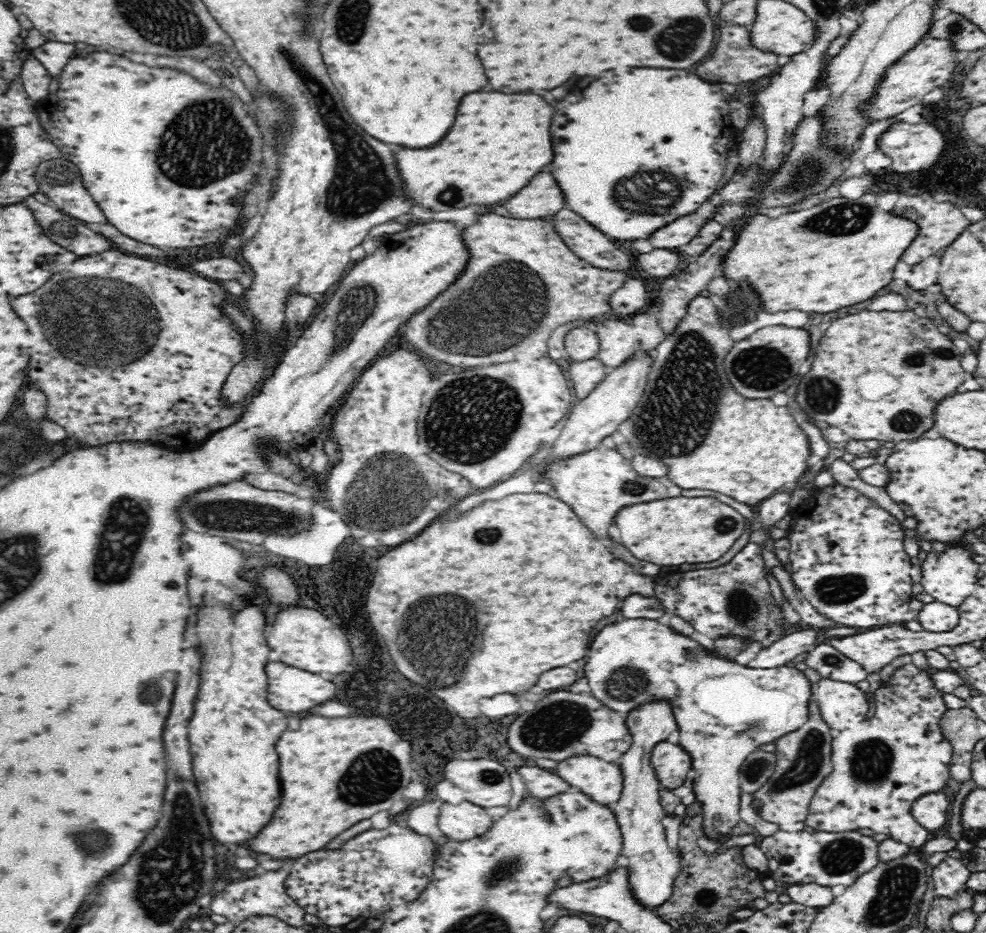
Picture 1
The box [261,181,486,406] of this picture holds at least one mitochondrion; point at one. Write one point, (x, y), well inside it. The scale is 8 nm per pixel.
(358, 305)

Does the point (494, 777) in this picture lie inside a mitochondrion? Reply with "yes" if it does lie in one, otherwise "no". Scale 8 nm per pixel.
yes

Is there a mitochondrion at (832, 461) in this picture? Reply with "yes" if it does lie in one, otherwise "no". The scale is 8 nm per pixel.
no

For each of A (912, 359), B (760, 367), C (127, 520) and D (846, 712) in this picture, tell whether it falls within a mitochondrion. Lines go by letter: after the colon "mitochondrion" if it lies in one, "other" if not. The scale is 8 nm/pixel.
A: mitochondrion
B: mitochondrion
C: mitochondrion
D: other

